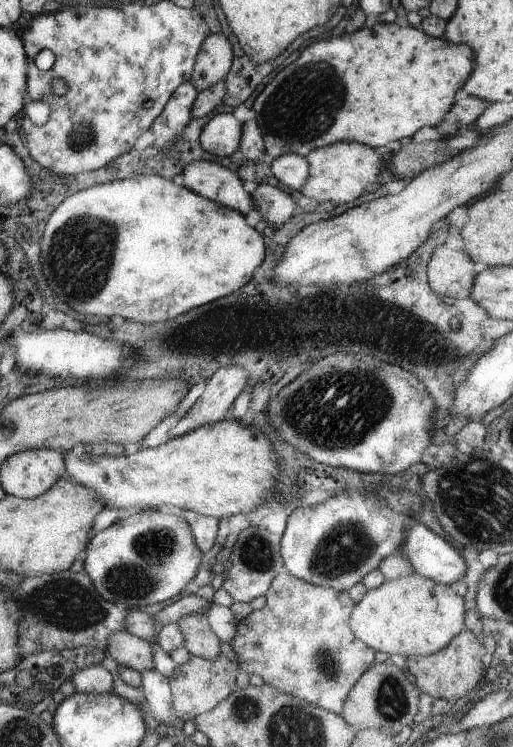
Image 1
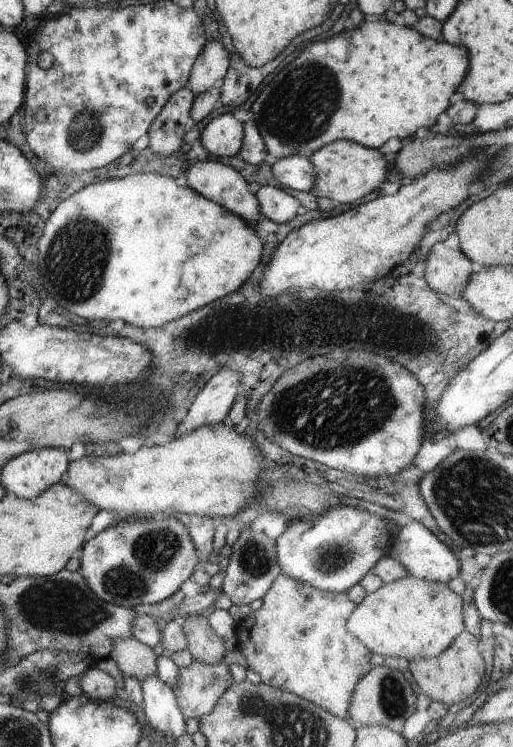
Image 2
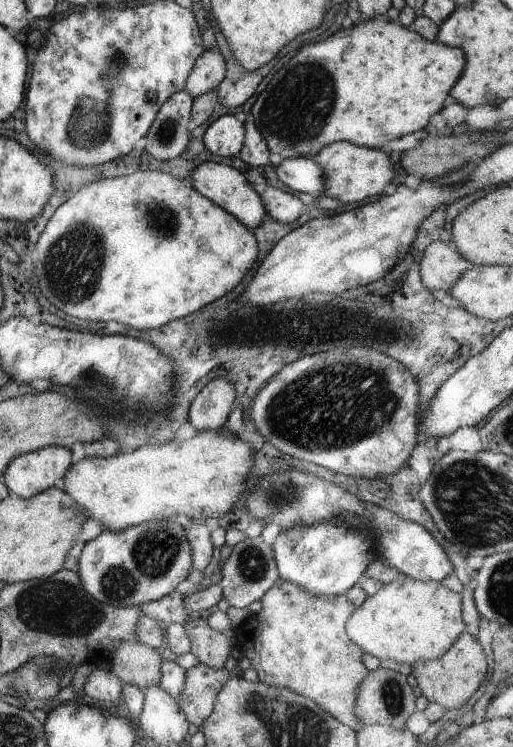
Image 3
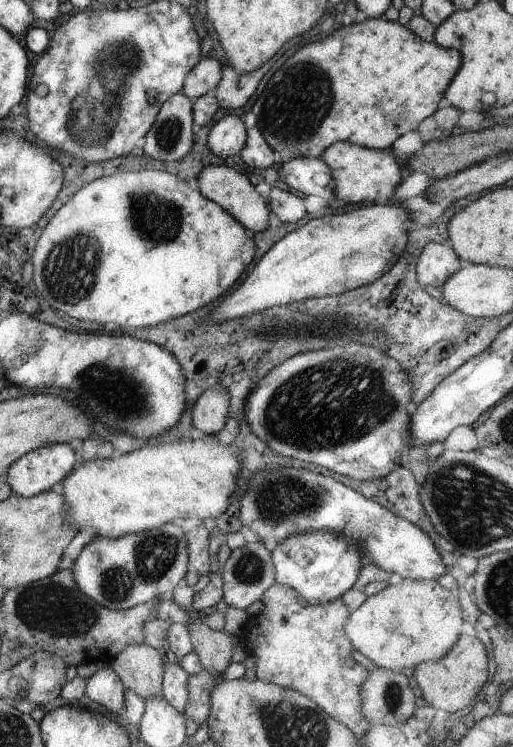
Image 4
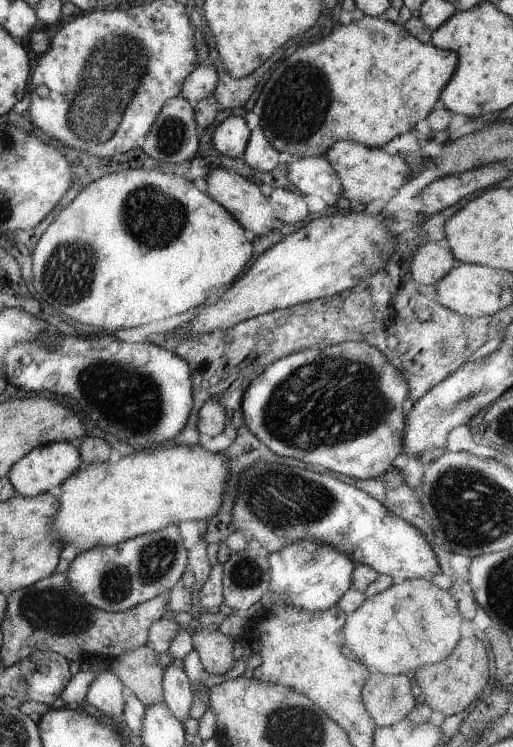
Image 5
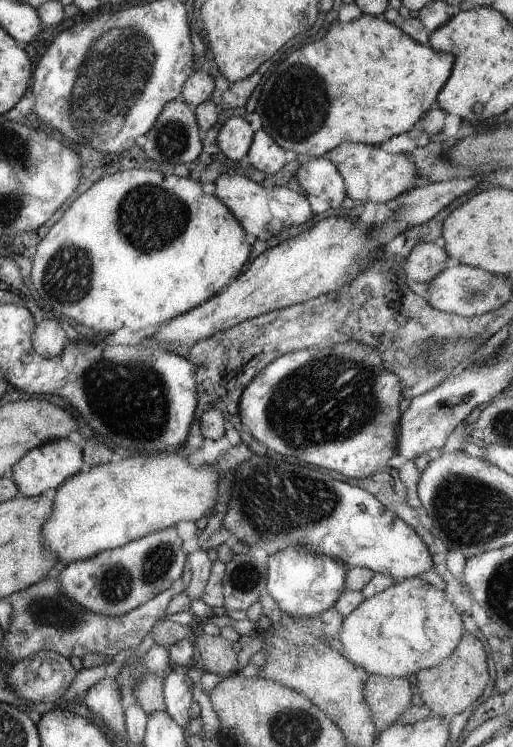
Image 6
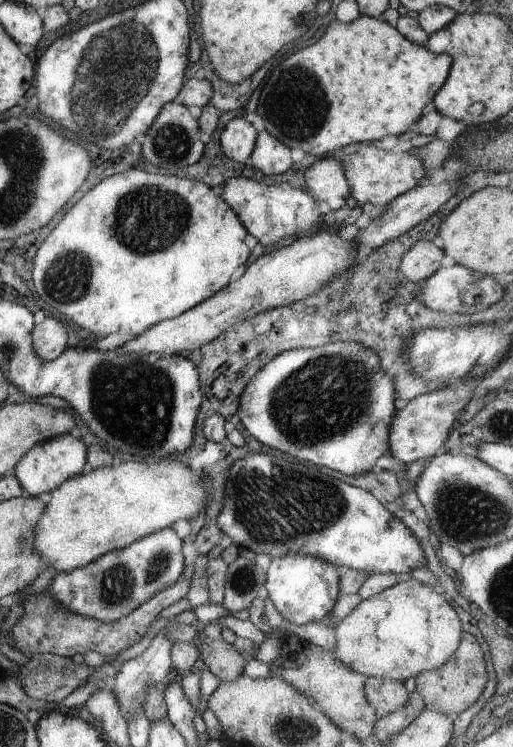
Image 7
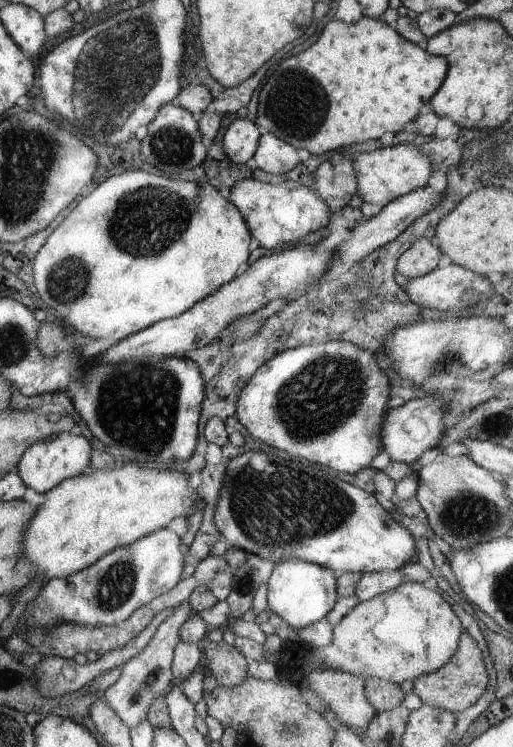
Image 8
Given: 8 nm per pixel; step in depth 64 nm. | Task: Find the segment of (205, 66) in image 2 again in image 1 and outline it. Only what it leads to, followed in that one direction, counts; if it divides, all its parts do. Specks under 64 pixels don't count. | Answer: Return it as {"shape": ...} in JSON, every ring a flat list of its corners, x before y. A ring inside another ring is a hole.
{"shape":[[216,33,206,36,206,40,200,47,200,52,196,57,193,73,191,76,192,84,196,90,202,91,220,80,224,80,230,70,234,60,232,44,224,34]]}

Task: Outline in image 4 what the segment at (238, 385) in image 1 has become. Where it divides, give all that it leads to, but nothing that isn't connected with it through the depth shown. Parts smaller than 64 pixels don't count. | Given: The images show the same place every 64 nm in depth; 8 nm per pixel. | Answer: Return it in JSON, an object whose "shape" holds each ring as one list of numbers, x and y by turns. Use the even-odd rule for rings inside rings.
{"shape":[[216,386,204,390,192,410,193,426,204,434,216,435,225,428,230,416,230,396]]}

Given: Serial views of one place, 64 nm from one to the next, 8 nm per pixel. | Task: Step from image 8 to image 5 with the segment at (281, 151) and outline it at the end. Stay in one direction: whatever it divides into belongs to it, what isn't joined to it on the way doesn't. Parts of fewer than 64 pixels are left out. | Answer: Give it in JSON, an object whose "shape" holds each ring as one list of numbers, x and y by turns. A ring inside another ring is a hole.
{"shape":[[260,127,254,128,248,139,247,150,242,154,244,162,254,170,270,172,280,164,280,152,274,148]]}

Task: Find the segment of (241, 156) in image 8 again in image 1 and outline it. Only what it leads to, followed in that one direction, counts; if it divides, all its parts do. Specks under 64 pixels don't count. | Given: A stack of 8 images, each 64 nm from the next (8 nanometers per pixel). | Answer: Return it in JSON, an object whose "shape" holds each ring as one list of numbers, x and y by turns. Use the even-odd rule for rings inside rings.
{"shape":[[233,113,216,114,202,127,200,144,206,152,227,159,239,150,242,128]]}

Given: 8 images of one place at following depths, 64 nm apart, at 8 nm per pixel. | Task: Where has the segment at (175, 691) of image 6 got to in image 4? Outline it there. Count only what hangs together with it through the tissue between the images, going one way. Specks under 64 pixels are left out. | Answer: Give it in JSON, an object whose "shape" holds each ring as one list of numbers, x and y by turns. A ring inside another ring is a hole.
{"shape":[[169,659,164,666,162,694,170,706,184,712,188,704,189,674,175,660]]}

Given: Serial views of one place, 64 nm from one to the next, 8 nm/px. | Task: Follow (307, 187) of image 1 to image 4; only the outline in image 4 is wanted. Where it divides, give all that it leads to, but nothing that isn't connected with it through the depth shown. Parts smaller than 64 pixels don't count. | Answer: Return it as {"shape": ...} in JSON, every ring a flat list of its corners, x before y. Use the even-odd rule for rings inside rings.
{"shape":[[338,141,331,144,322,153,324,164,332,172,332,180,336,182,334,196,348,204,364,204,364,202,388,202,401,184,402,170,391,152,374,150,349,142]]}

